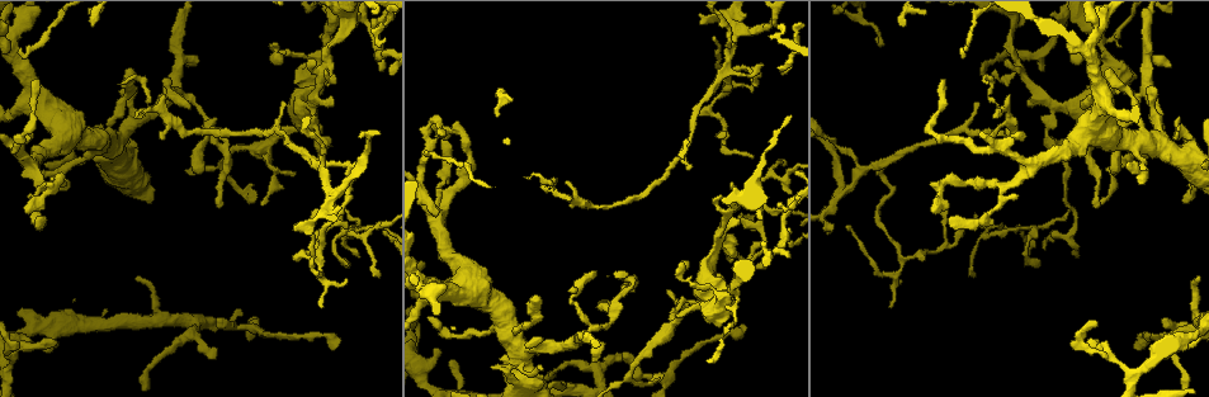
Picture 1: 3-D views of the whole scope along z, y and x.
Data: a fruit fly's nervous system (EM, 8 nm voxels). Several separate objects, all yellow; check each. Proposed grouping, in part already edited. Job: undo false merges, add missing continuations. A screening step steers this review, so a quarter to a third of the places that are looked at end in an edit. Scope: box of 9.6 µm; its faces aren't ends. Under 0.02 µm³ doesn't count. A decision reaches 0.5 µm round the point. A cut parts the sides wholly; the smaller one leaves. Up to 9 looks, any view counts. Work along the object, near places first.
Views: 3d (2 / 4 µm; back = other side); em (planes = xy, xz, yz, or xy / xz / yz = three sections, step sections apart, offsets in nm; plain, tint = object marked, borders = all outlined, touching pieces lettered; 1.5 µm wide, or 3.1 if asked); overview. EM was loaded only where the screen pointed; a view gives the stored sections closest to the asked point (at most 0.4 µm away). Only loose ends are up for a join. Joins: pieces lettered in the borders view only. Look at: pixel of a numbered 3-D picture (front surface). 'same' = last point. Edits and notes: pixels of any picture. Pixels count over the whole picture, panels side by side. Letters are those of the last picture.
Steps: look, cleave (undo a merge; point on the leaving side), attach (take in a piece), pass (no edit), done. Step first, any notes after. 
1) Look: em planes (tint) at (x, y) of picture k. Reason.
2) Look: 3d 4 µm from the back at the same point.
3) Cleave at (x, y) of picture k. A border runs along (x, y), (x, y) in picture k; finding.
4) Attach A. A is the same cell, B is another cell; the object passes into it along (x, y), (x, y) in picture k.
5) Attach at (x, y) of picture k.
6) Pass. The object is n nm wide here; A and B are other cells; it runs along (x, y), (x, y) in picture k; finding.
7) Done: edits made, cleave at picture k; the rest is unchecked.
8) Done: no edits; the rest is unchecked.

Look: em xy step 4 (tint) at (39, 81) of picture 1. Free end.

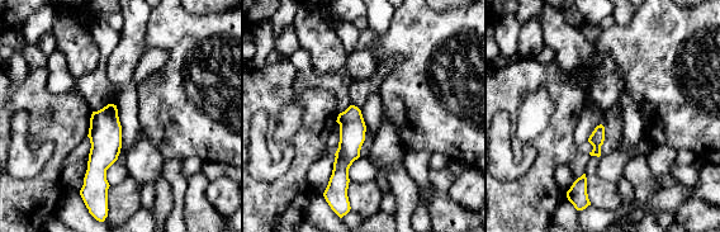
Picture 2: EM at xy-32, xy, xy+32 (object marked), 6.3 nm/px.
Look: em planes (borders) at the same point. Cut it another way.

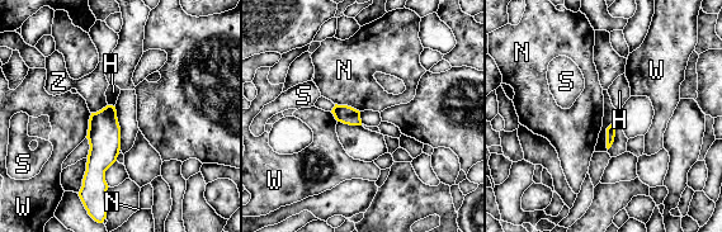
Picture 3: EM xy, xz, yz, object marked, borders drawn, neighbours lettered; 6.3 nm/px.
Attach at (113, 91) of picture 3. The longest contact is with N, 170 nm; H is the same cell, N, S, W and Z are other cells; the neuron continues.

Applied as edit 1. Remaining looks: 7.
Look: 3d 4 µm at (283, 100) of picture 1. Thin end.

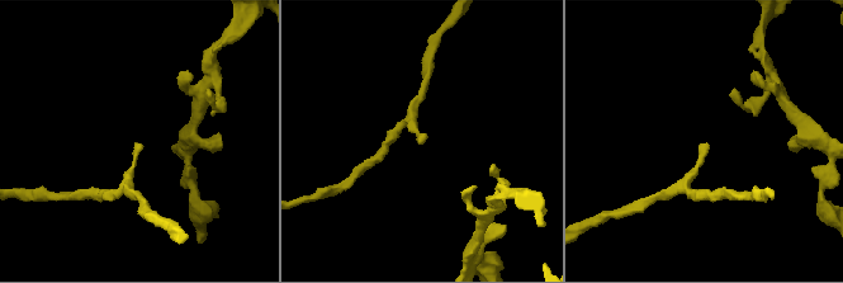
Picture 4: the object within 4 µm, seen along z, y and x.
Look: em 3.1 µm yz step 16 (tint) at (420, 133) of picture 4. Now the EM.

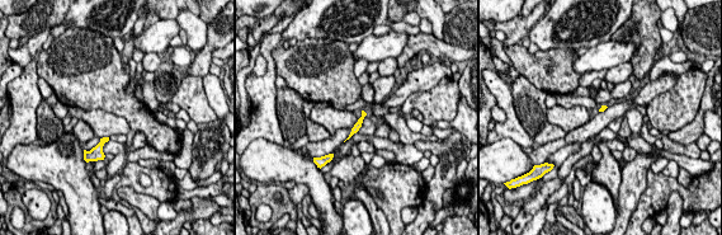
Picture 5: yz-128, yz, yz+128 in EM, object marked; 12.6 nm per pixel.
Look: em 3.1 µm planes (borders) at the same point. Cut it another way.

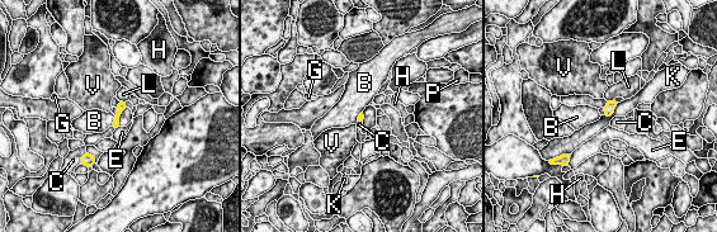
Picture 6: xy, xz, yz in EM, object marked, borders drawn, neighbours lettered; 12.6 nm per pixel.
Pass. B, C, E, G, H, K, L, P and V are other cells; it runs along (123, 104), (117, 116), (116, 126) in picture 6; no lettered piece goes on from it.

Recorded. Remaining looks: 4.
Look: em planes (borders) at (219, 207) of picture 1. Free end.

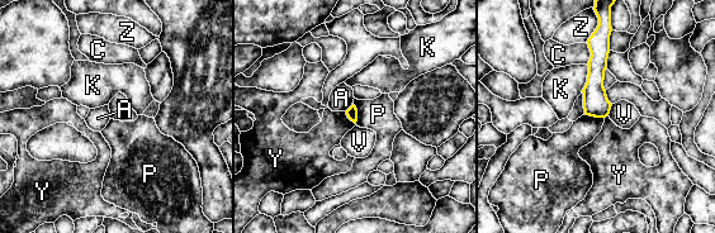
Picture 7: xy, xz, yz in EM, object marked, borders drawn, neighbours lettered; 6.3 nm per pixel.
Pass. A, C, K, P, V, Y and Z are other cells; a border runs along (353, 103), (356, 109), (356, 123) in picture 7; none of them fits.

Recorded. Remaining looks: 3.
Look: 3d 4 µm from the back at (380, 278) of picture 1. Thin end.

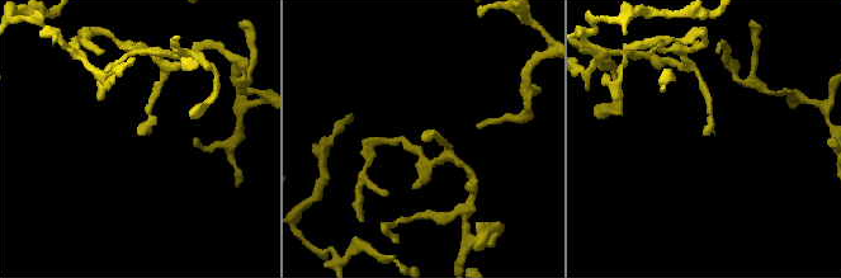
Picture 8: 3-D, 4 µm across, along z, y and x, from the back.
Look: em xz step 8 (tint) at (424, 138) of picture 8.

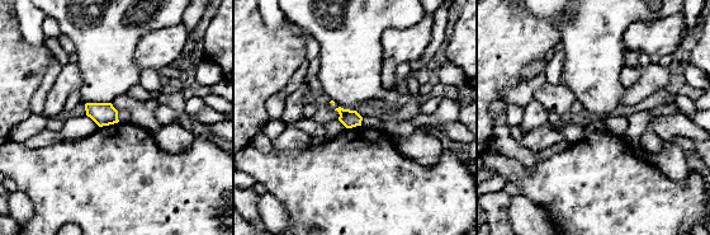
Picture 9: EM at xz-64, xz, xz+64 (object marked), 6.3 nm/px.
Look: em planes (borders) at the same point.

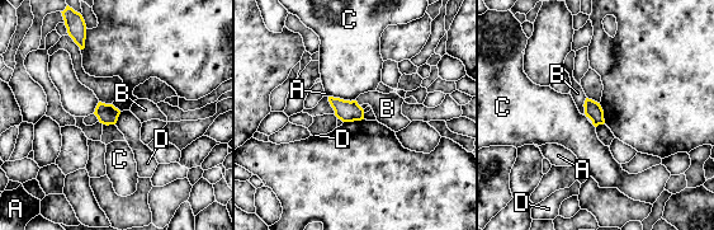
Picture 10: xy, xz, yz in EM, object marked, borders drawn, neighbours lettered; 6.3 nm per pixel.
Pass. The object is 110 nm wide here; A, B, C and D are other cells; a border runs along (121, 112), (114, 123) in picture 10; no lettered piece goes on from it.

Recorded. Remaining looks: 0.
Done: edits made, attach at picture 3; the rest is unchecked.

